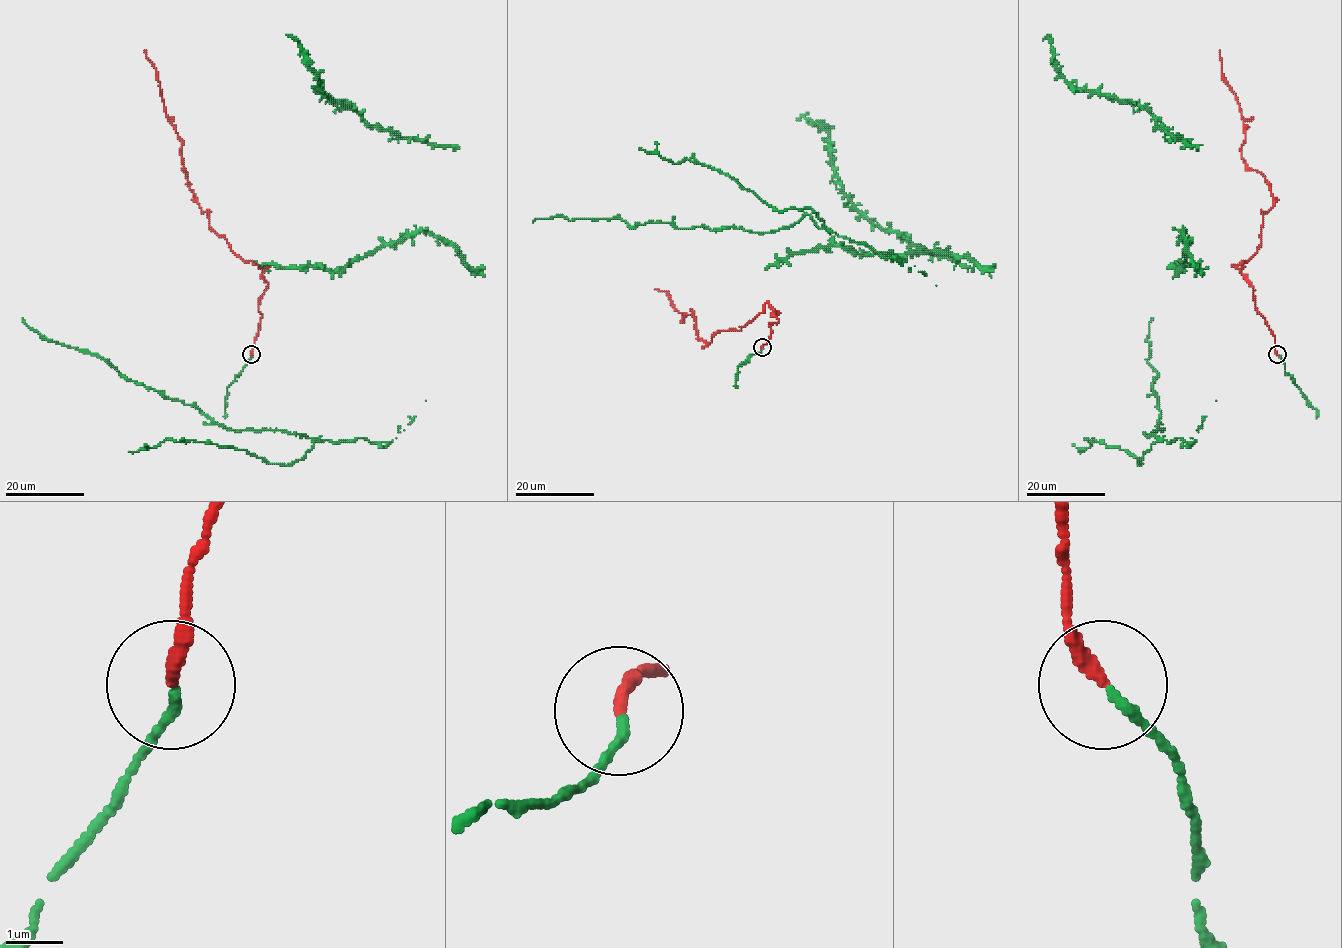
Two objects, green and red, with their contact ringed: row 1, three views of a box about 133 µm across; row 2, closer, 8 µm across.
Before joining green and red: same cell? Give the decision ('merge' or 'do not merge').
merge

